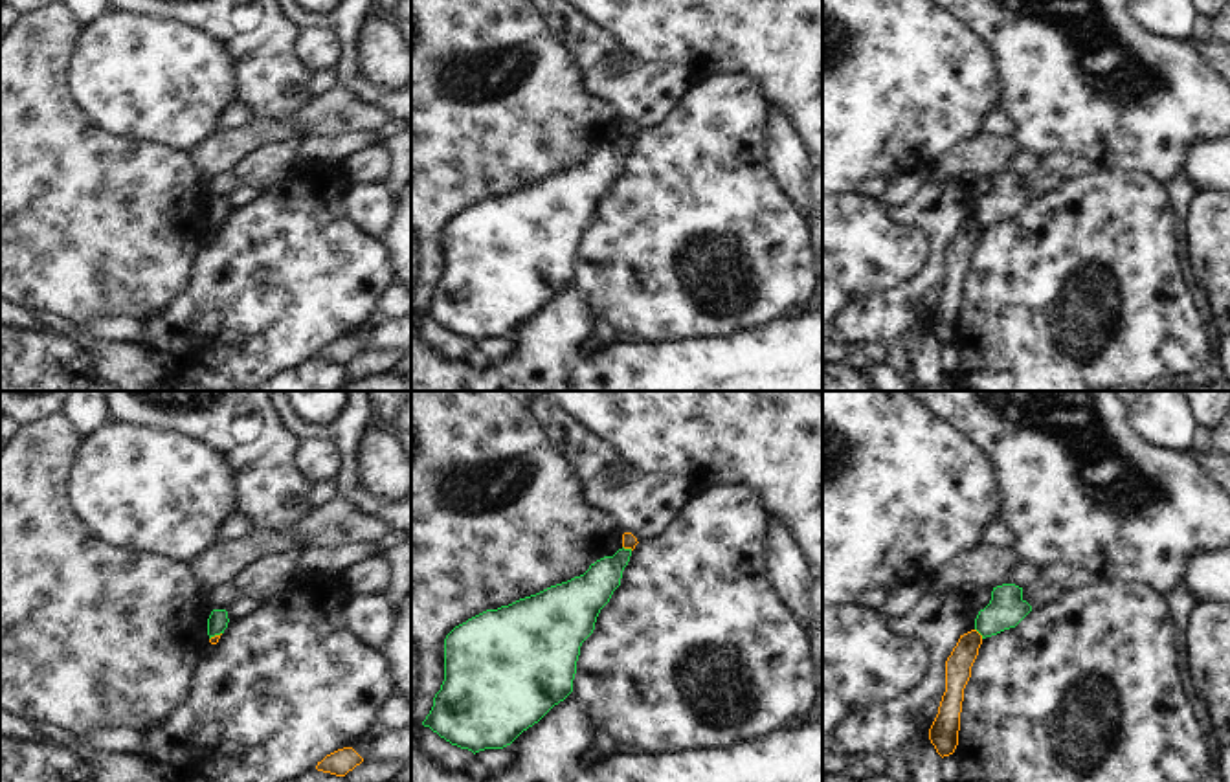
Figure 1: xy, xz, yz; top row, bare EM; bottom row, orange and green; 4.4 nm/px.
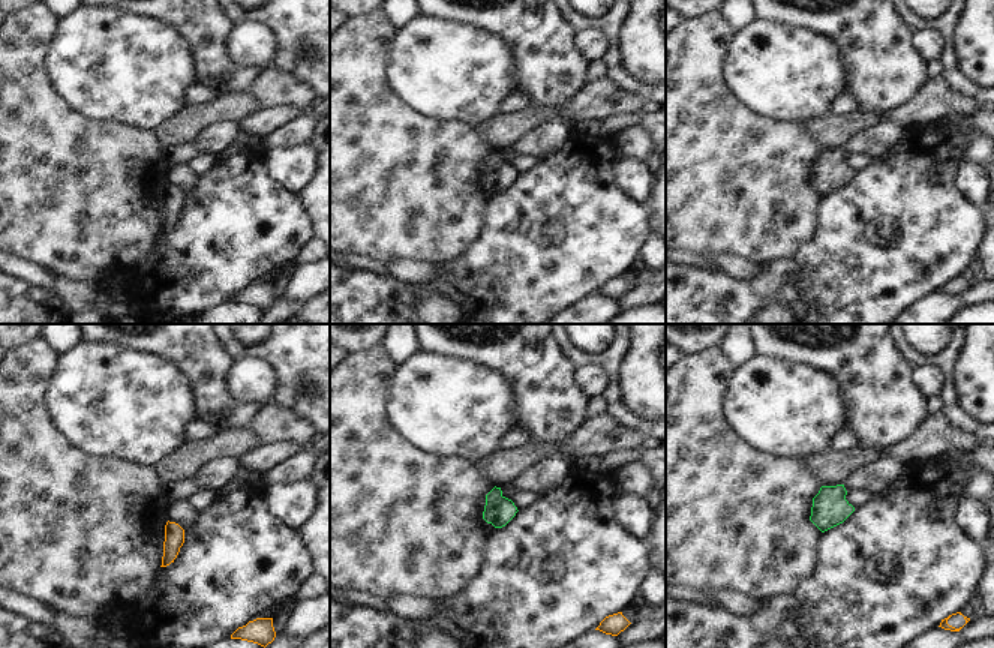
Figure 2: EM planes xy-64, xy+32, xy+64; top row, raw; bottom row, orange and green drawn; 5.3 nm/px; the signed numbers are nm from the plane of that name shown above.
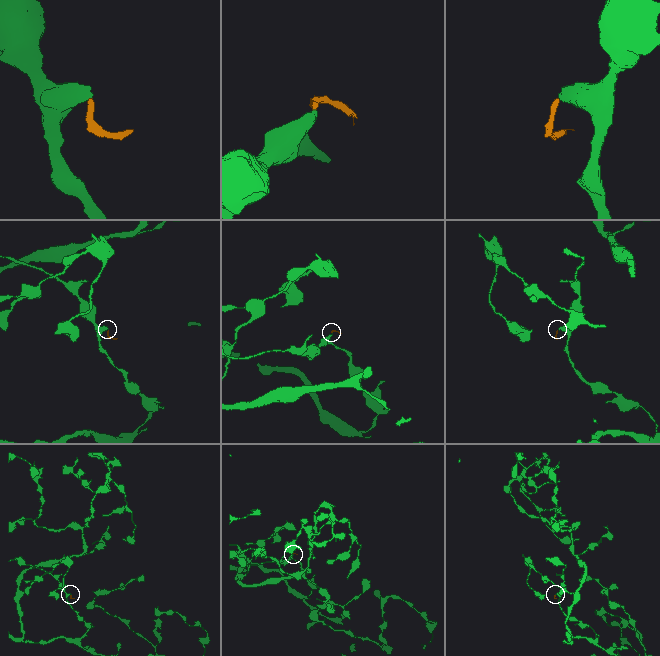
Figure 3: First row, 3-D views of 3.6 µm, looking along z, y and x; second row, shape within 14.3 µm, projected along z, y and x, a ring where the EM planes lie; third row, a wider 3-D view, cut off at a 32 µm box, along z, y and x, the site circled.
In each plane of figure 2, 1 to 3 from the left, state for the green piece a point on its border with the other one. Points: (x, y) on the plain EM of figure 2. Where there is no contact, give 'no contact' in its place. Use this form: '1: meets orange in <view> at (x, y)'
1: no contact
2: no contact
3: no contact

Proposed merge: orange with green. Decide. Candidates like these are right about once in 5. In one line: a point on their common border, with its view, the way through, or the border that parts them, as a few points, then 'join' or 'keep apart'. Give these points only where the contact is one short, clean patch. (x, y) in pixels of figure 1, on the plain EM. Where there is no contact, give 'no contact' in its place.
meets orange in xz at (628, 136); border along xz (623, 134), (632, 138); keep apart

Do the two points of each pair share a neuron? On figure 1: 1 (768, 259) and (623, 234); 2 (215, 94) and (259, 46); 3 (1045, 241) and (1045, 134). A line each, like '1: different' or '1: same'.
1: same
2: different
3: different

